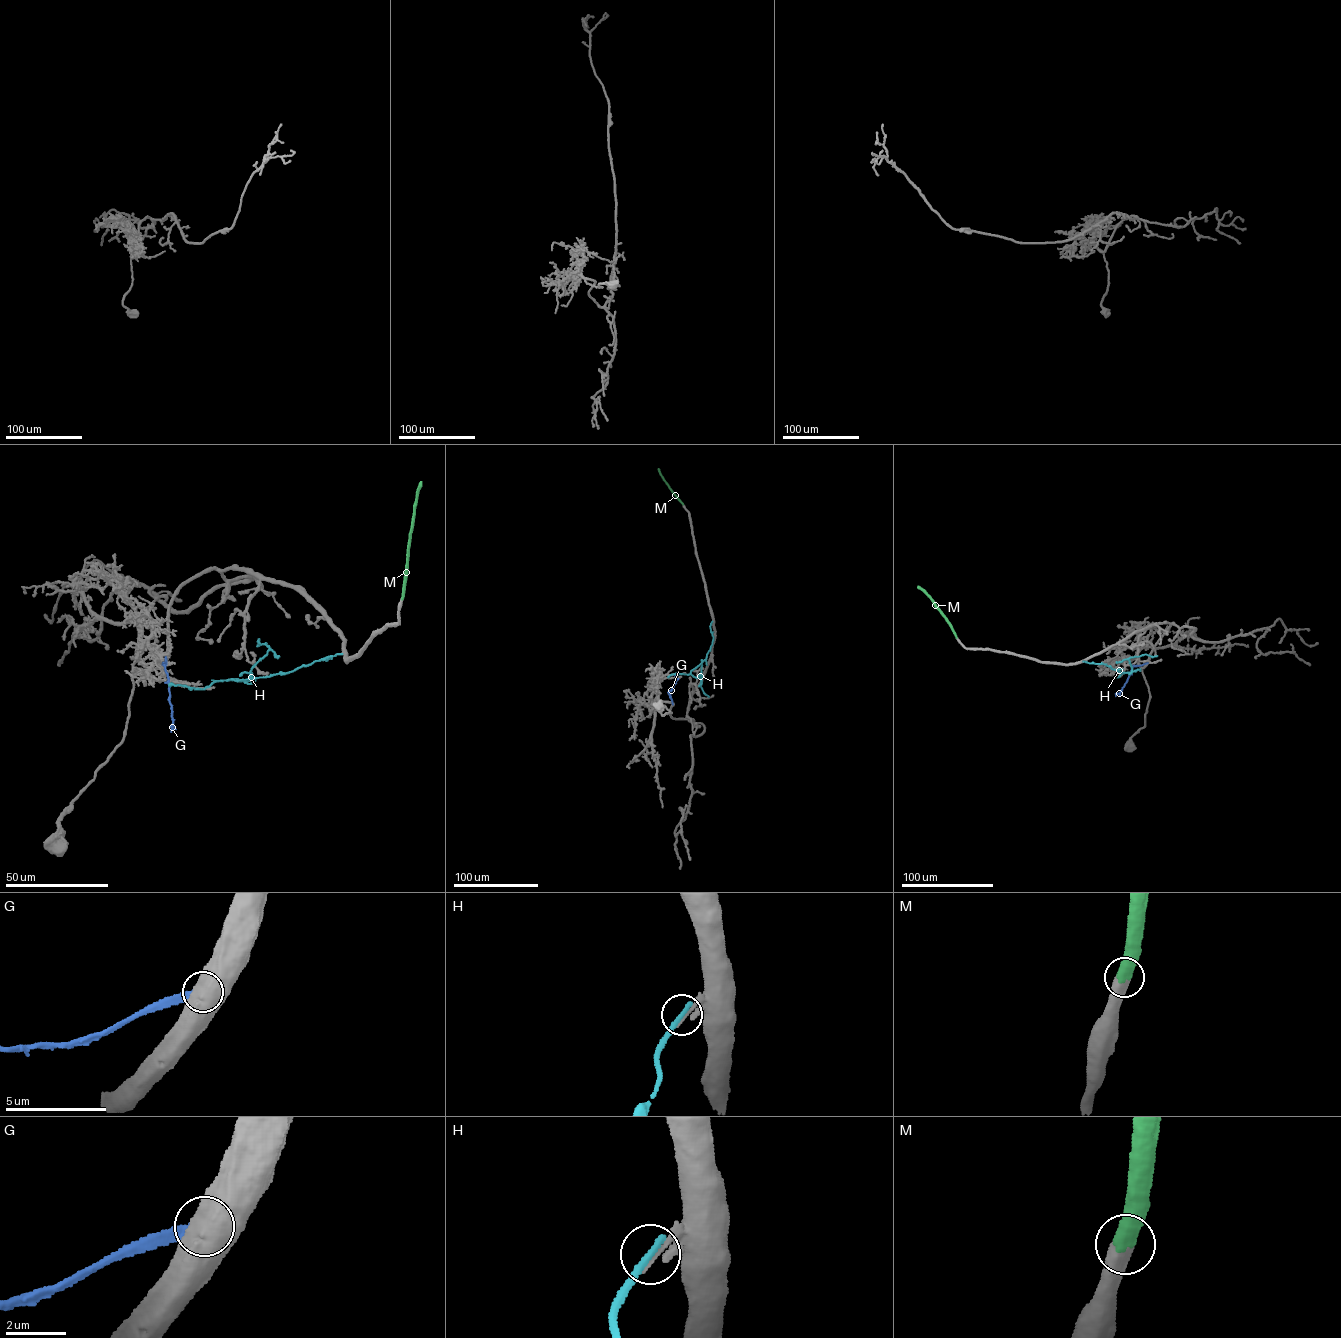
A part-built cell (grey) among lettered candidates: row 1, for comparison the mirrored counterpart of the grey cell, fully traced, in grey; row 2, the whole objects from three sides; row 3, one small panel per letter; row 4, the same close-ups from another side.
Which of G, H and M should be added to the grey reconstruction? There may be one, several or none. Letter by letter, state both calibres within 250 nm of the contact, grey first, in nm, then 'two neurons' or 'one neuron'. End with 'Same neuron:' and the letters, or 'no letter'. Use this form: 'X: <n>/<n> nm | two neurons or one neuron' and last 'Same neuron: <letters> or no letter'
G: 850/360 nm | two neurons
H: 190/280 nm | two neurons
M: 650/440 nm | one neuron
Same neuron: M

